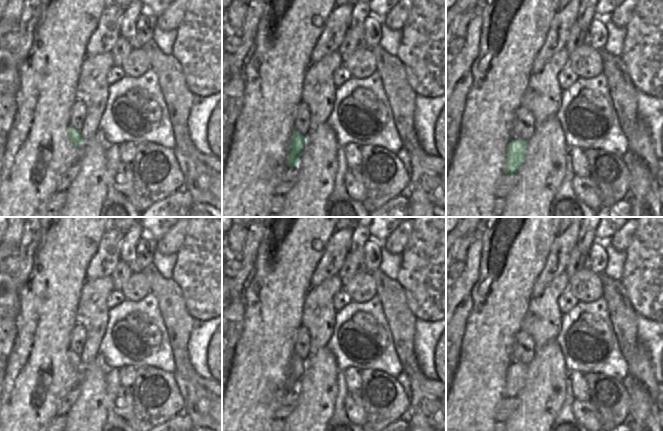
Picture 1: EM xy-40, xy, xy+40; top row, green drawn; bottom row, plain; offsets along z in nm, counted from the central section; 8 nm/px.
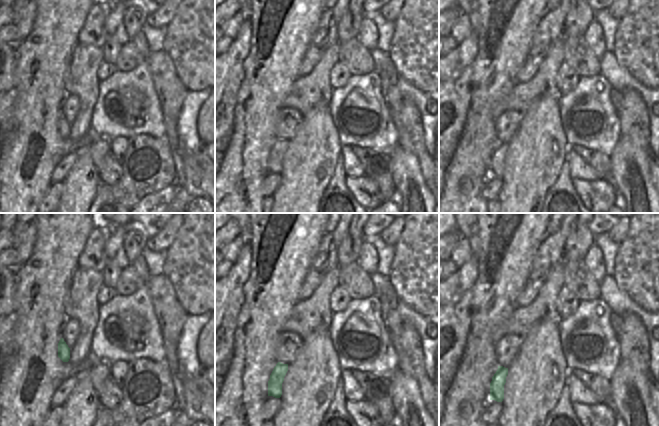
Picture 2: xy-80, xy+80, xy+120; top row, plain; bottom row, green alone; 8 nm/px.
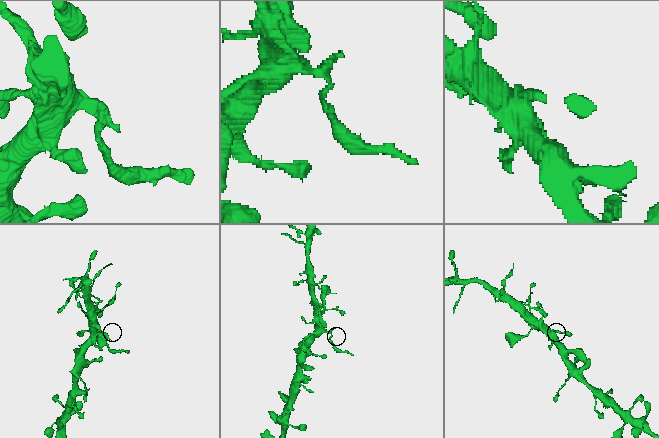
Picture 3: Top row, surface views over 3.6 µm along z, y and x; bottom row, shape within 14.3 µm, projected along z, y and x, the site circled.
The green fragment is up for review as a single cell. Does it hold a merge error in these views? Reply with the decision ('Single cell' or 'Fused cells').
Fused cells.

